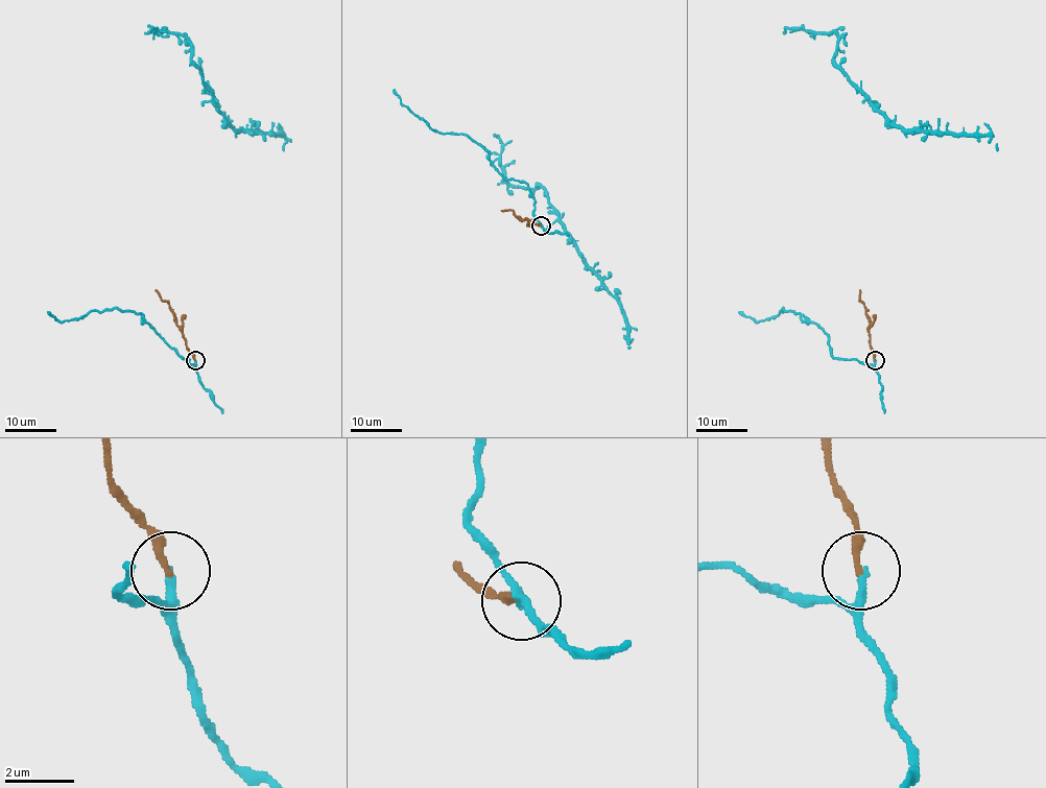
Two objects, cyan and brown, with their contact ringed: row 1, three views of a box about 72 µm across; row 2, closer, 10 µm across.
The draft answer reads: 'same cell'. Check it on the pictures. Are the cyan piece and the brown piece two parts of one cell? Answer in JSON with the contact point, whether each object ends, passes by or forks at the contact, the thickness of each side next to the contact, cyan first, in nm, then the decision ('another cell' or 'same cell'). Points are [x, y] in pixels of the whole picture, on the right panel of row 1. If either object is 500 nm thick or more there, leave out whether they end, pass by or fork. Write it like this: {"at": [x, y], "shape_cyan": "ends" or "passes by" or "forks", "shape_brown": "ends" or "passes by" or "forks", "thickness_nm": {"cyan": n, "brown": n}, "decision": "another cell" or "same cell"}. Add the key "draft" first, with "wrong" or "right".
{"draft": "right", "at": [875, 360], "shape_cyan": "ends", "shape_brown": "ends", "thickness_nm": {"cyan": 220, "brown": 220}, "decision": "same cell"}

